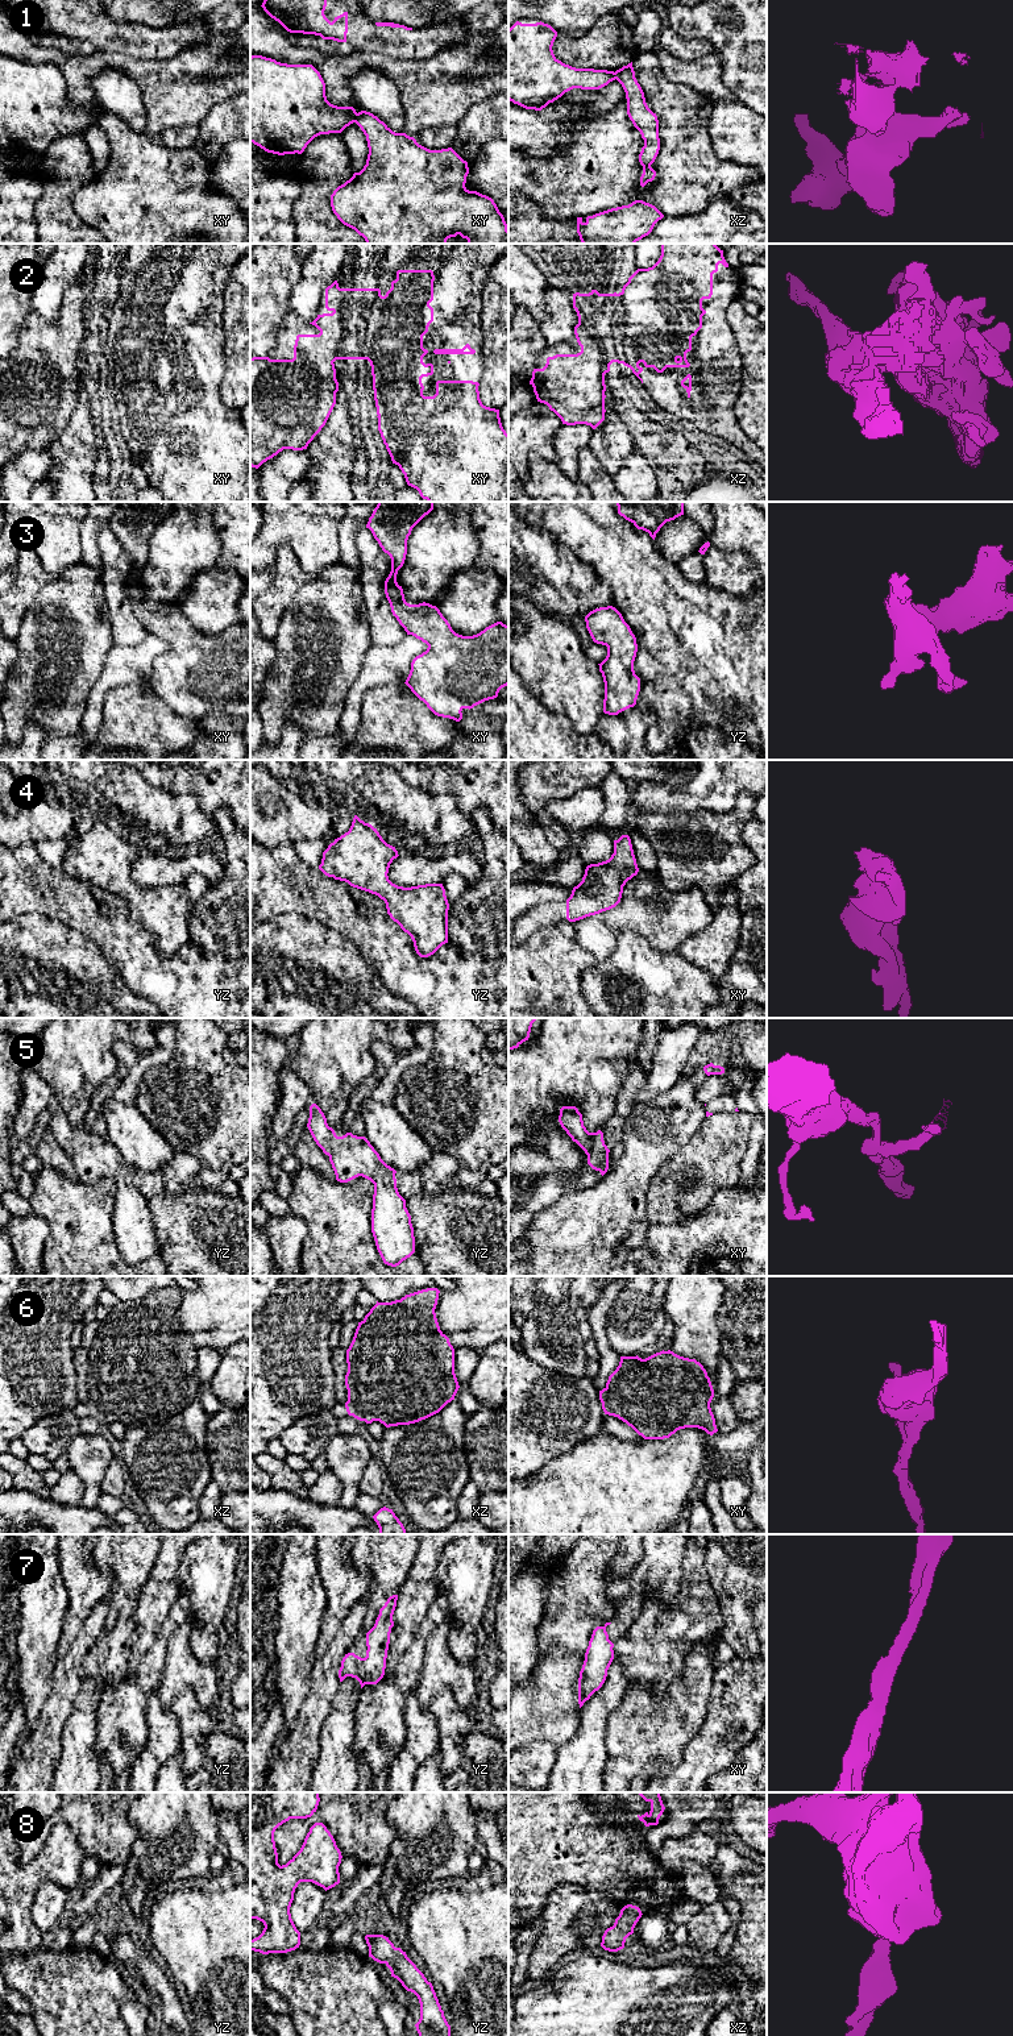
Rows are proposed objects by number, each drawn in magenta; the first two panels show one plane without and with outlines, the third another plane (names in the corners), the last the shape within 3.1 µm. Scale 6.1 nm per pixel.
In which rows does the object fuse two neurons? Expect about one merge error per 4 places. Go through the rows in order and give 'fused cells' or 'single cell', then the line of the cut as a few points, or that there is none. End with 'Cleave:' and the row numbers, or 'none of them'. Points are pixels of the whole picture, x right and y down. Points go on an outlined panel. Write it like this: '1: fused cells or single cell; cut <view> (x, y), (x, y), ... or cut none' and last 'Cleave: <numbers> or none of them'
1: fused cells; cut xy (357, 113), (355, 121)
2: fused cells; cut xy (340, 289), (339, 311), (356, 335), (362, 358)
3: single cell; cut none
4: single cell; cut none
5: single cell; cut none
6: single cell; cut none
7: single cell; cut none
8: single cell; cut none
Cleave: 1, 2

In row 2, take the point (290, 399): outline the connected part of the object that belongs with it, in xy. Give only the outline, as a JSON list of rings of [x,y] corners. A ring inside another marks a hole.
[[[337,281],[325,288],[325,308],[328,313],[317,315],[317,317],[310,323],[315,325],[320,333],[319,335],[298,335],[294,345],[294,358],[292,360],[270,360],[269,357],[253,357],[250,358],[250,466],[258,469],[263,462],[277,456],[283,449],[303,450],[307,449],[308,444],[325,425],[335,404],[336,392],[339,391],[339,382],[336,379],[336,360],[362,360],[362,356],[357,348],[357,335],[352,328],[344,323],[344,315],[339,308],[344,304],[344,294],[339,287]]]

